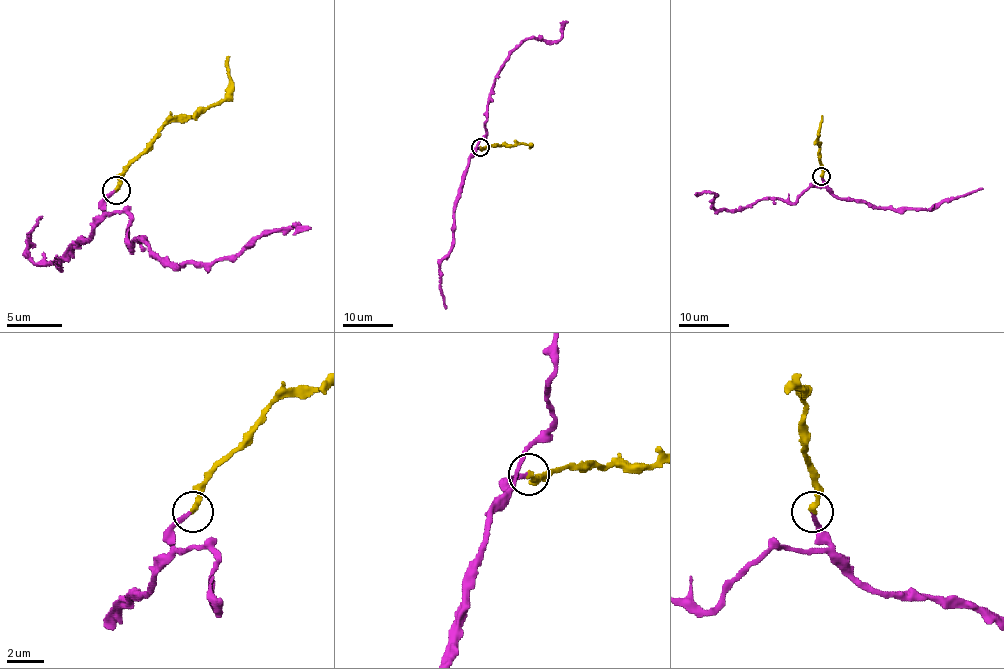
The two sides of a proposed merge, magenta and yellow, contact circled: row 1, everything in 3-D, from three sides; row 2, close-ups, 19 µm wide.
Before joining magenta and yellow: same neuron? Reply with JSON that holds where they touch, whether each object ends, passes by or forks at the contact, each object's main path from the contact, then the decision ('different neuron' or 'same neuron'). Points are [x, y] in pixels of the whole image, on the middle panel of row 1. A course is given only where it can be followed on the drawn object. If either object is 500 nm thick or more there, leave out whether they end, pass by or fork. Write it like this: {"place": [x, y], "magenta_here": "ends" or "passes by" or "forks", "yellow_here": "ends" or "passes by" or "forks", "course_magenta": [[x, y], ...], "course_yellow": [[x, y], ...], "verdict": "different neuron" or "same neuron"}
{"place": [480, 147], "magenta_here": "ends", "yellow_here": "ends", "course_magenta": [[479, 147], [474, 150], [486, 133], [491, 88], [503, 62], [528, 38], [558, 41], [562, 26], [567, 21]], "course_yellow": [[479, 147], [529, 145], [531, 148]], "verdict": "same neuron"}

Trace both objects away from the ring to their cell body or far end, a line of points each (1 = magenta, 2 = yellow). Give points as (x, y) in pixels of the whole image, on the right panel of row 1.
1: (821, 176), (822, 185), (807, 189), (794, 203), (762, 199), (736, 210), (715, 209), (715, 194), (695, 194)
2: (821, 176), (819, 134), (822, 115)

